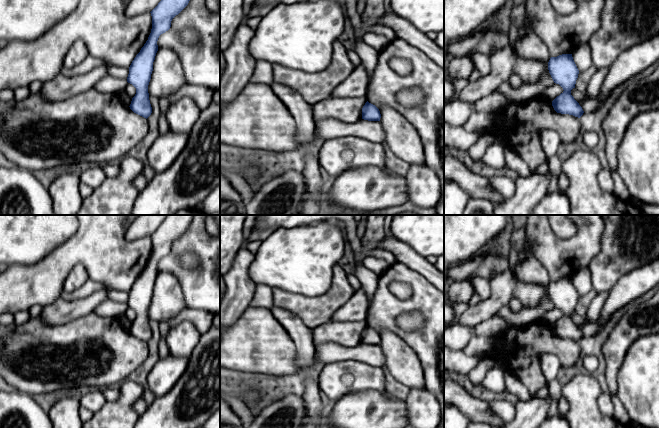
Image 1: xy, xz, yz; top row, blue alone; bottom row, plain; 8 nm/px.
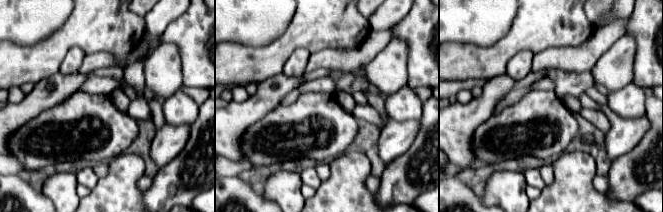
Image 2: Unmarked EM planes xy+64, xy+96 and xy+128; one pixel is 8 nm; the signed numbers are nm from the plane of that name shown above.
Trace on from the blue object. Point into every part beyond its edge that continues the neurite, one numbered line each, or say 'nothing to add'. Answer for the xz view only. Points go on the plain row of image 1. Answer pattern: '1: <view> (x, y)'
nothing to add

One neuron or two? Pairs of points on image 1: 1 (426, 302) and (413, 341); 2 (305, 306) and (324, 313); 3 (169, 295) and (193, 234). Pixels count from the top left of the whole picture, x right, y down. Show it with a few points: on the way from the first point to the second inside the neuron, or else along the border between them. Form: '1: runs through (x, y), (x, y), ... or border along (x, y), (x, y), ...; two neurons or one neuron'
1: runs through (429, 313), (429, 331), (424, 336); one neuron
2: runs through (310, 310), (319, 311); one neuron
3: border along (158, 272), (170, 272), (177, 279), (185, 300); two neurons

